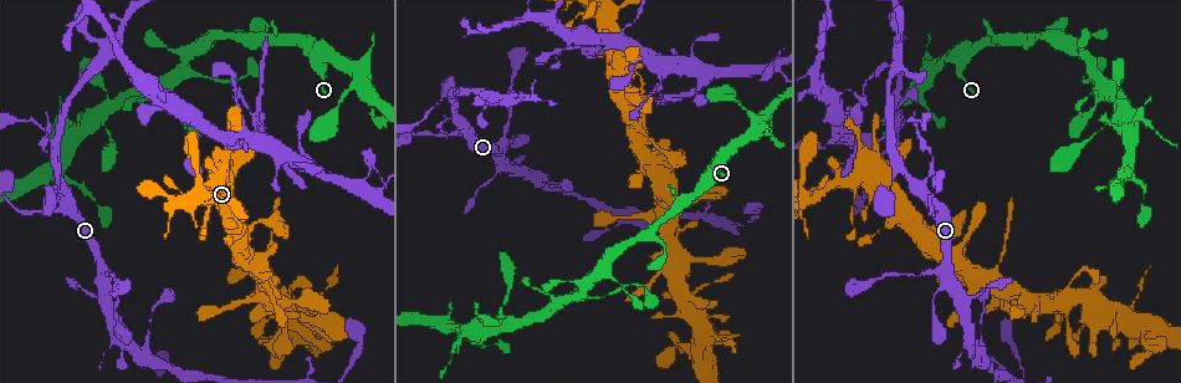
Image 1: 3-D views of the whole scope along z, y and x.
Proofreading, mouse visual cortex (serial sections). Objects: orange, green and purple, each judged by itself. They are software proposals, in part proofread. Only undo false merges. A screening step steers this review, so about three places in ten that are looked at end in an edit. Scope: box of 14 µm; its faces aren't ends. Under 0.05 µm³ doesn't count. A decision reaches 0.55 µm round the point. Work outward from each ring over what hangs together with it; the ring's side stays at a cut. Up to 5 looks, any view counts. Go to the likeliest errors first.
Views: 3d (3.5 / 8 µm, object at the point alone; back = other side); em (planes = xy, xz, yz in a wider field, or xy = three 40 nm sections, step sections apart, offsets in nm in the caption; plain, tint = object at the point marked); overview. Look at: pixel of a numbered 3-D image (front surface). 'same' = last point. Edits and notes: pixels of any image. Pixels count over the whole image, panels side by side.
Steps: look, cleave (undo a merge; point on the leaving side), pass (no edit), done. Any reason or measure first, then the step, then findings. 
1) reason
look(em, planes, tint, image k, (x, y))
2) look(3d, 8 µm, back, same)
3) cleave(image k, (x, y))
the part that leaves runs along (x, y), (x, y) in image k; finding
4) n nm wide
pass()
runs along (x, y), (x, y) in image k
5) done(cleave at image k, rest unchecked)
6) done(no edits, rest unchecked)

a fork
look(3d, 3.5 µm, image 1, (71, 207))

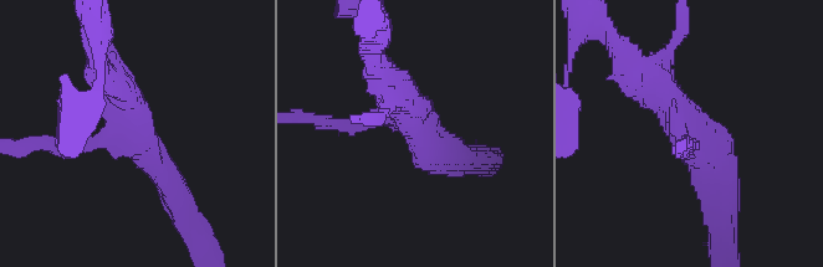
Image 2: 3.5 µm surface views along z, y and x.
pass()
runs along (721, 195), (670, 103), (634, 70) in image 2; all the same cell

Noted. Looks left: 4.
thin arm on a thick one
look(3d, 8 µm, image 1, (57, 141))

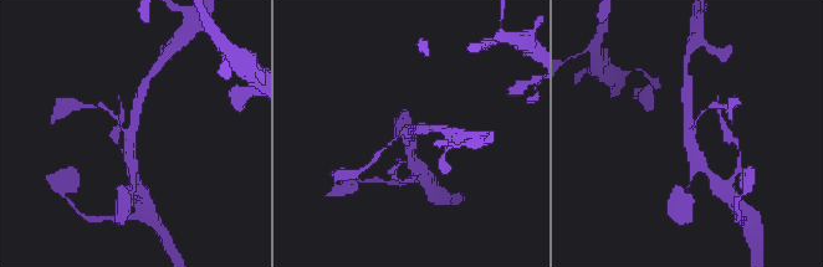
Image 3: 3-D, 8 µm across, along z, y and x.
3 arms; arms of 150, 250, 400 nm; shape alone is not enough
look(em, xy, step 3, tint, image 3, (405, 132))

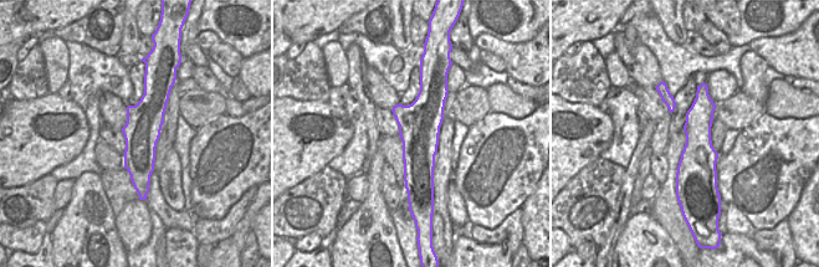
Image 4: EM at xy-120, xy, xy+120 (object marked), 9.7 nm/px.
420 nm wide
pass()
runs along (703, 165), (690, 145), (686, 101) in image 3; one cell here

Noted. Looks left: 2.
done(no edits, rest unchecked)

